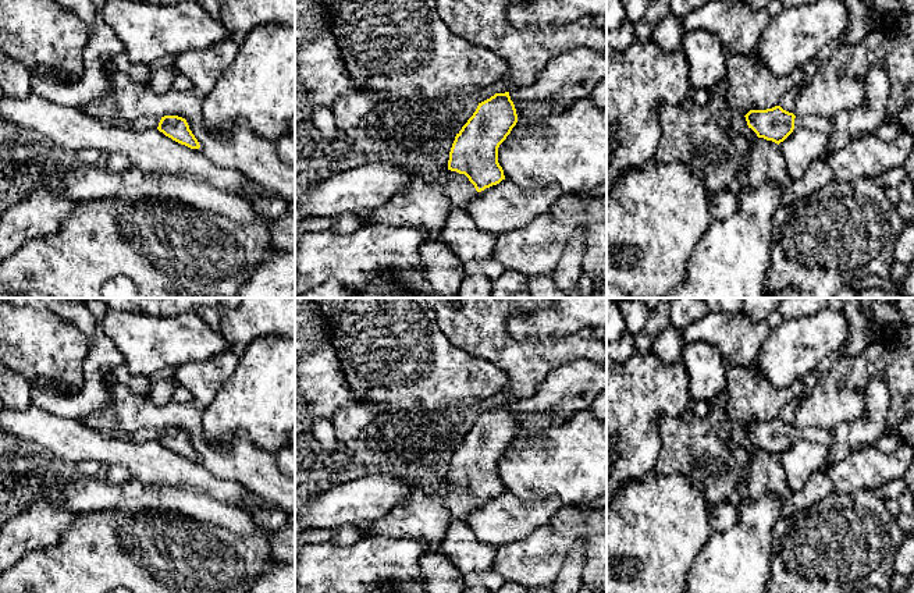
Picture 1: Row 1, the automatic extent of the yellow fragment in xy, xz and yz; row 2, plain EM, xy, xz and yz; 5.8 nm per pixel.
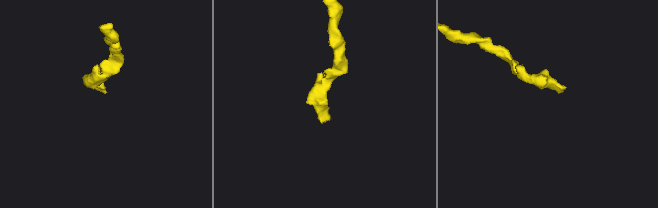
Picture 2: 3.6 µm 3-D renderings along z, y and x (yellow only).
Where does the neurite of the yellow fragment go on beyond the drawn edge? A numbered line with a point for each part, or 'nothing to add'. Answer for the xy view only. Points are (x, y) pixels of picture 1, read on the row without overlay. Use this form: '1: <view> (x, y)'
1: xy (143, 435)

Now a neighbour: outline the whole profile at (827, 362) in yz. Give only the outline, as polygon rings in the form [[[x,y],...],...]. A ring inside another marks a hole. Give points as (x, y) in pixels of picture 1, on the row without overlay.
[[[843,344],[837,348],[833,354],[825,356],[814,369],[818,374],[826,373],[832,365],[836,362],[837,358],[843,356],[847,344]]]

